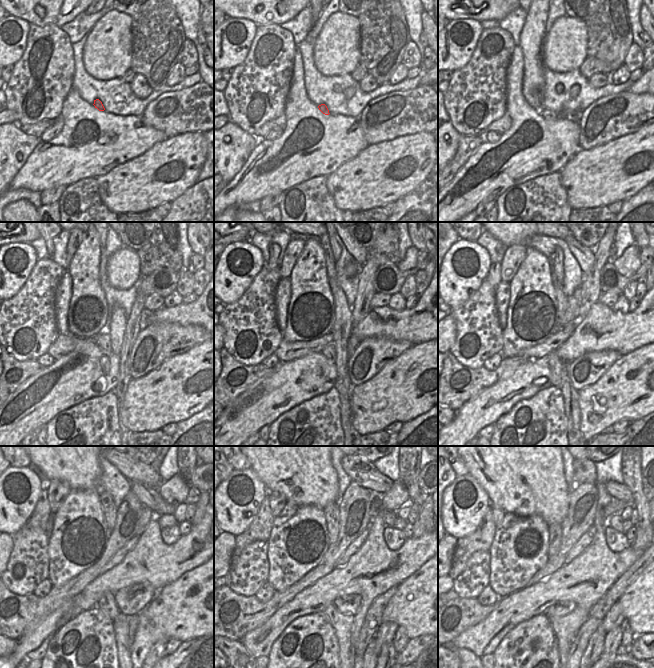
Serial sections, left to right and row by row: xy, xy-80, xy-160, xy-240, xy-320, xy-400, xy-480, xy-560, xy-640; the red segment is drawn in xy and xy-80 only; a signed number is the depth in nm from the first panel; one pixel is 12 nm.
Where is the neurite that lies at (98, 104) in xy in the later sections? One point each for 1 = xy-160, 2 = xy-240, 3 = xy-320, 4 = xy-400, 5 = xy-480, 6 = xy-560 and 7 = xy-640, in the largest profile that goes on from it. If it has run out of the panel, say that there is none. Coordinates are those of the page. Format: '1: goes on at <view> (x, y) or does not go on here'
1: goes on at xy-160 (548, 115)
2: goes on at xy-240 (103, 342)
3: goes on at xy-320 (329, 351)
4: goes on at xy-400 (555, 364)
5: goes on at xy-480 (107, 604)
6: goes on at xy-560 (341, 623)
7: goes on at xy-640 (565, 628)

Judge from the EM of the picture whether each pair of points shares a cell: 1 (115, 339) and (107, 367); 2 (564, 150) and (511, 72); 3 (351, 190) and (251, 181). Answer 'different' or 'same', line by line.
1: different
2: same
3: different

